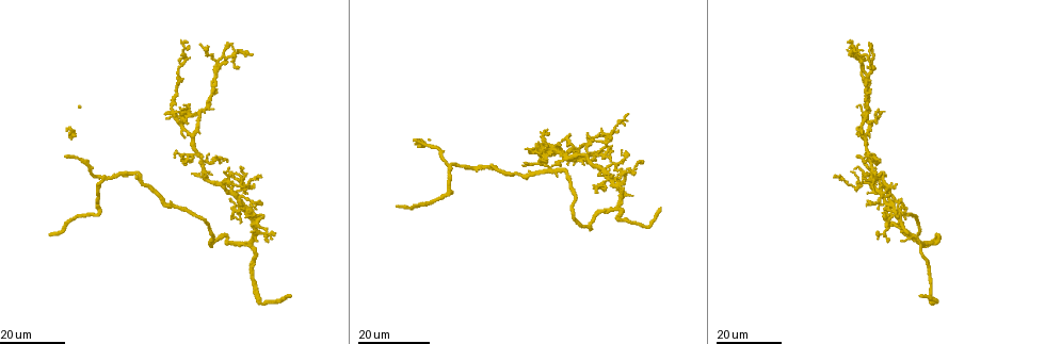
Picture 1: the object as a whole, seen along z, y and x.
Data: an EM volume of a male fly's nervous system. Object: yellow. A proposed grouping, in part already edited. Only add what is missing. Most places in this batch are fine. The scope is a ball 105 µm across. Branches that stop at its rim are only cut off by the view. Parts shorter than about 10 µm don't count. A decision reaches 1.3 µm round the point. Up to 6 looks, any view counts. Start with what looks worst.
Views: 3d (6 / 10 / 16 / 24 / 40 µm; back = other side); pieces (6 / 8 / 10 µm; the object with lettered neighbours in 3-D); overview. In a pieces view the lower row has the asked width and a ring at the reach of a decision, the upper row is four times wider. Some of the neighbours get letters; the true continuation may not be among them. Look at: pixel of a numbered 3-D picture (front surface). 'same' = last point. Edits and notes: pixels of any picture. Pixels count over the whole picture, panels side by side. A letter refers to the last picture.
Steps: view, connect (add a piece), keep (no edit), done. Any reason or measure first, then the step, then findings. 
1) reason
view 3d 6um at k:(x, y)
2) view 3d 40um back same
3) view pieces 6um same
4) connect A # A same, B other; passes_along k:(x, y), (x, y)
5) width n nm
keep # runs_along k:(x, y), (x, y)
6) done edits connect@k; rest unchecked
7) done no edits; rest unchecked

free end
view 3d 24um at 1:(596, 192)

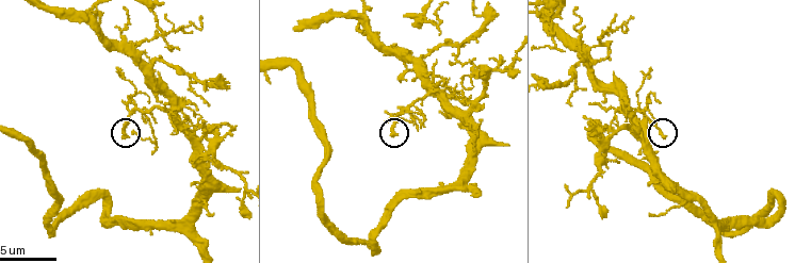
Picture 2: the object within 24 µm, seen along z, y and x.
what lies round it
view pieces 8um at 2:(125, 134)

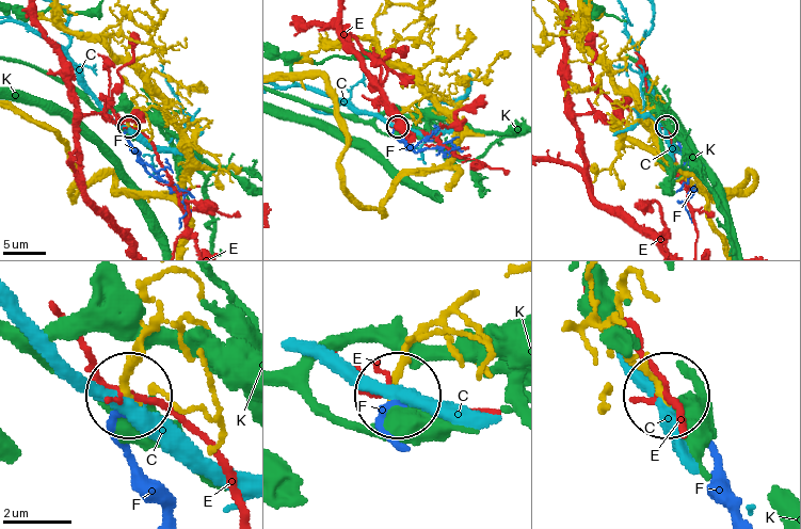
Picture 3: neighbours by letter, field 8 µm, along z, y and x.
connect F # C other, E other, F same, K other; it goes on there

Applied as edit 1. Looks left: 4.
view overview

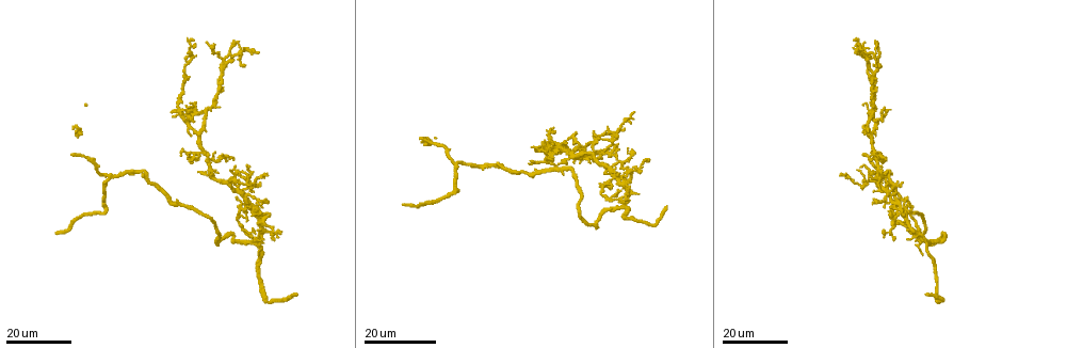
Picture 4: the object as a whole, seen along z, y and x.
view 3d 16um at 4:(639, 192)

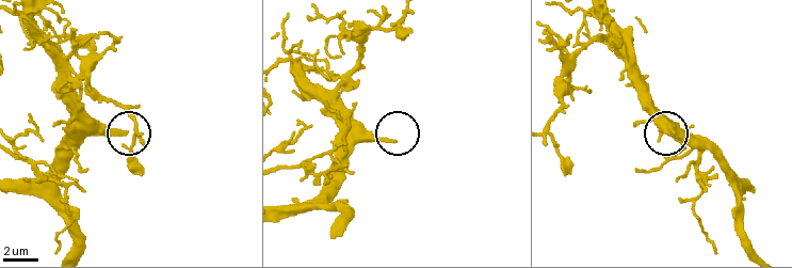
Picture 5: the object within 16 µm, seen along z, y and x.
view pieces 6um at 5:(124, 134)

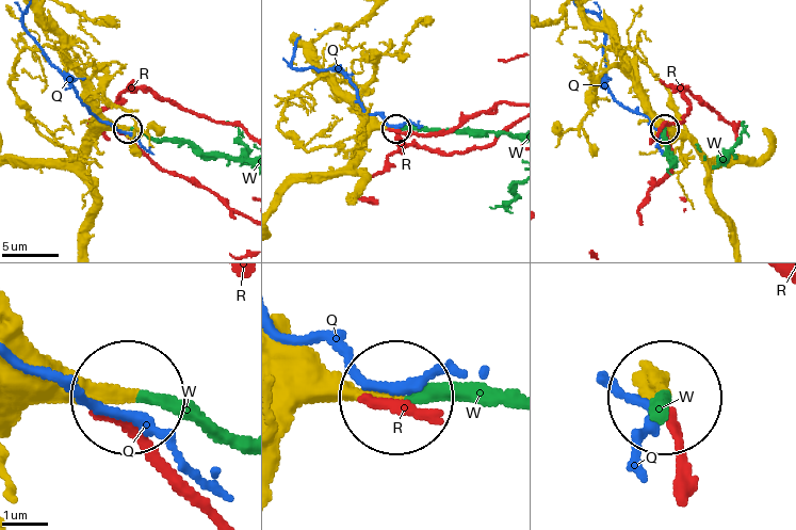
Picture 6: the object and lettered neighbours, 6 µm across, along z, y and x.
connect W # Q other, R other, W same; passes_along 6:(17, 418), (51, 399), (177, 399), (234, 433); the neuron continues

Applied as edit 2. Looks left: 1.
done edits connect@3, connect@6; rest unchecked

